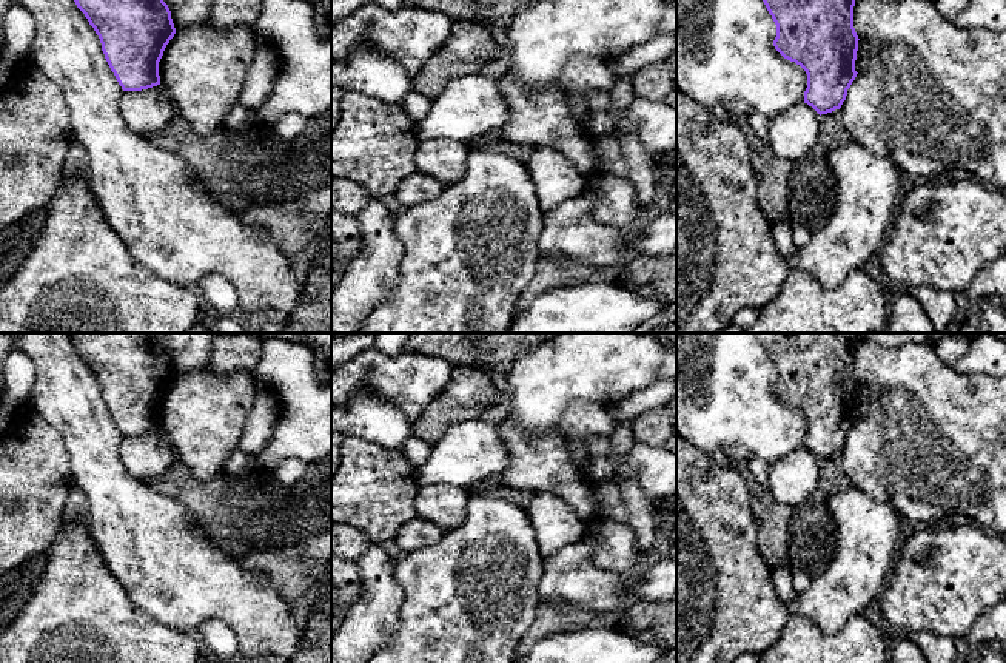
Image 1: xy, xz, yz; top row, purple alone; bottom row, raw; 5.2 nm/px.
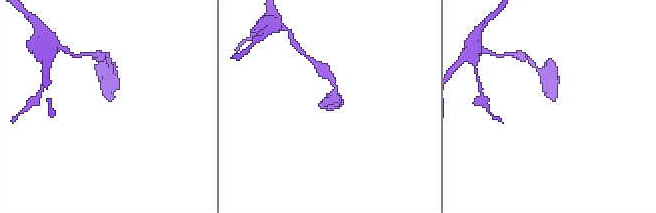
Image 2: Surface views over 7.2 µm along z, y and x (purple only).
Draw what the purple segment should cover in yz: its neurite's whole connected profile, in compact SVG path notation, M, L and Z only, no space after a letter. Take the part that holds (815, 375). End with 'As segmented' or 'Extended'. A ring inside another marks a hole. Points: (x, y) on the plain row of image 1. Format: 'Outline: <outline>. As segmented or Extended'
Outline: M758 333L776 370L775 395L807 419L804 449L820 461L840 455L857 422L858 381L853 373L857 333Z. As segmented

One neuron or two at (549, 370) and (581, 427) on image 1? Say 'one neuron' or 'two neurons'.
one neuron

